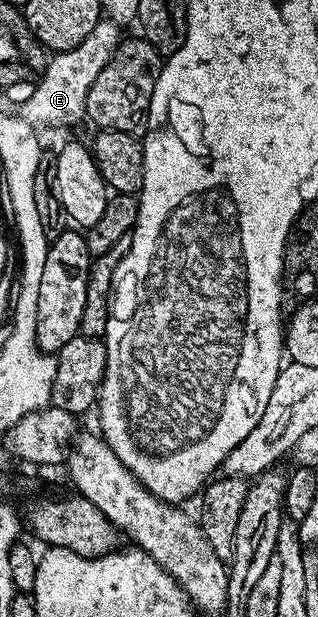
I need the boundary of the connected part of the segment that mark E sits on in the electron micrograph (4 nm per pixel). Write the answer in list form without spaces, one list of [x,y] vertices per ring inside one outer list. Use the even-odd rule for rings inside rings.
[[[104,18],[86,36],[82,44],[66,51],[55,53],[46,63],[40,82],[20,106],[16,108],[17,117],[33,126],[70,126],[85,117],[86,96],[98,78],[98,73],[109,63],[110,56],[122,40],[121,27],[112,19]]]

